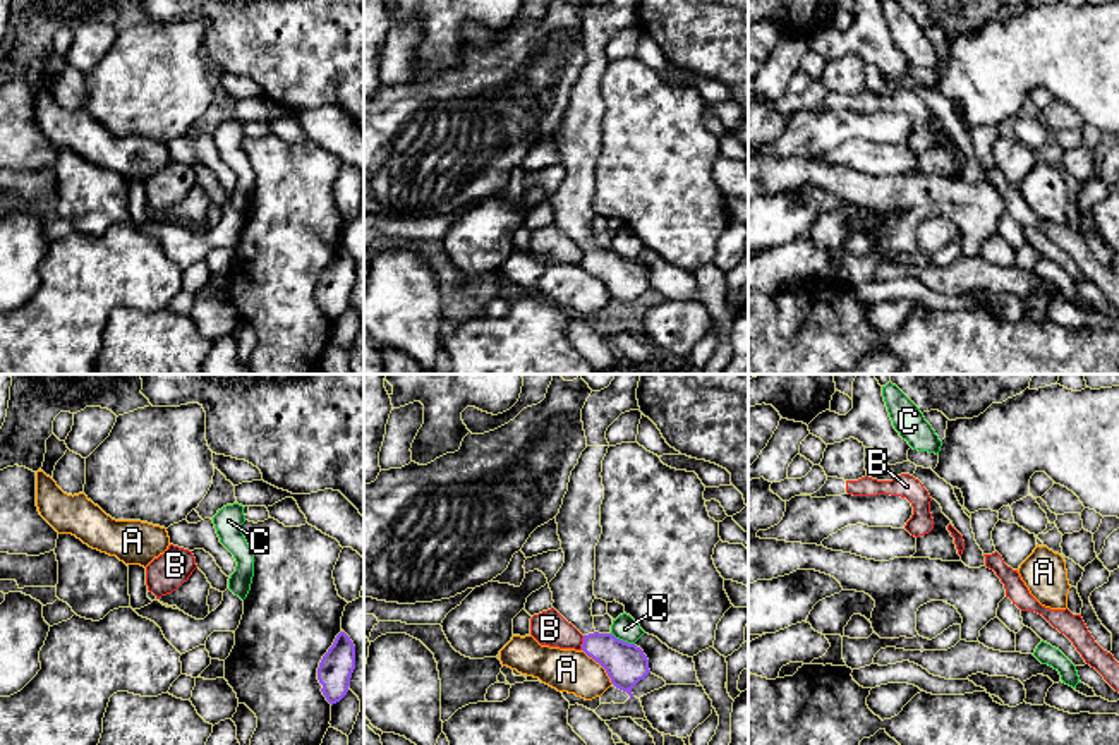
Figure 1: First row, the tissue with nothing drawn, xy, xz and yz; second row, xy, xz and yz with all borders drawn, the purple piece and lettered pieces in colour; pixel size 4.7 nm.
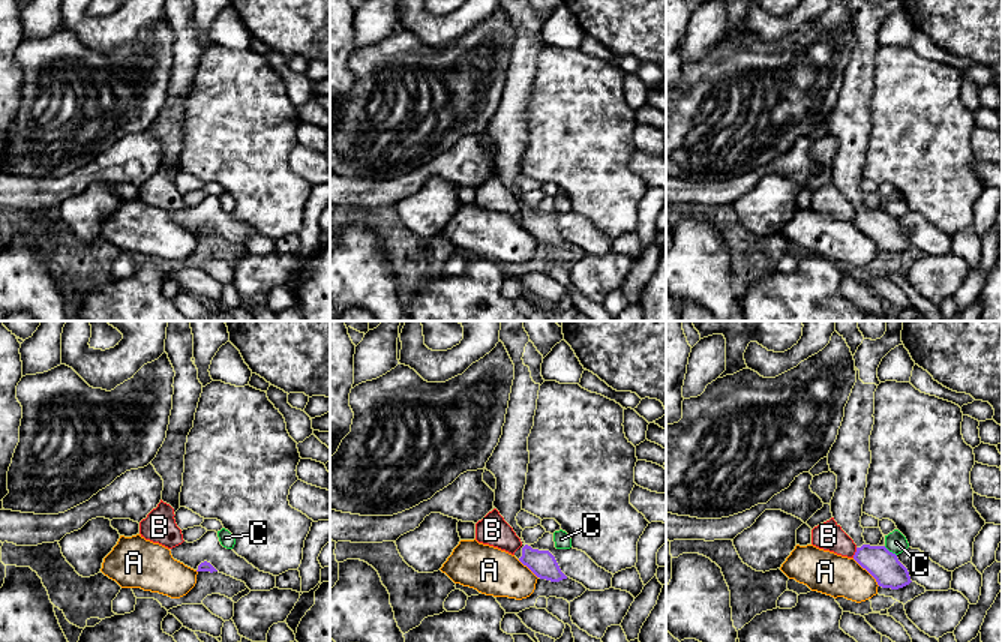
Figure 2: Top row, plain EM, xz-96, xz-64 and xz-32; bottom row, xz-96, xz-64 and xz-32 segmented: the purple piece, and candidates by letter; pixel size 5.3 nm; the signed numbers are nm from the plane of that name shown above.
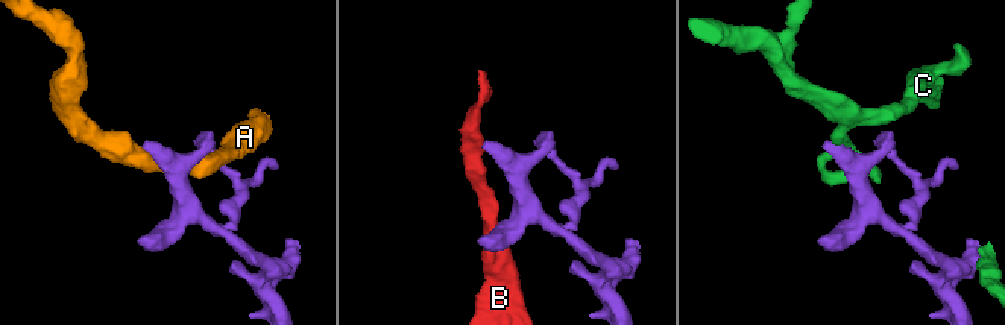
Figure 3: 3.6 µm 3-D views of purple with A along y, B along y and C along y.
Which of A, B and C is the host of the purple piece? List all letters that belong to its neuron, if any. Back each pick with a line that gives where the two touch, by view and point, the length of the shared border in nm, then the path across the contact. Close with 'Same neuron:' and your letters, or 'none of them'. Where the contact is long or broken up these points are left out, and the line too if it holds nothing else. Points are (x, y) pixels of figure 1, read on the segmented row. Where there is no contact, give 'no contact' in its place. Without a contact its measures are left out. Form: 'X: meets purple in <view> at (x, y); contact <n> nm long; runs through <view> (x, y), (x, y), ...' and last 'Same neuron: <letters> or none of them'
Same neuron: none of them

